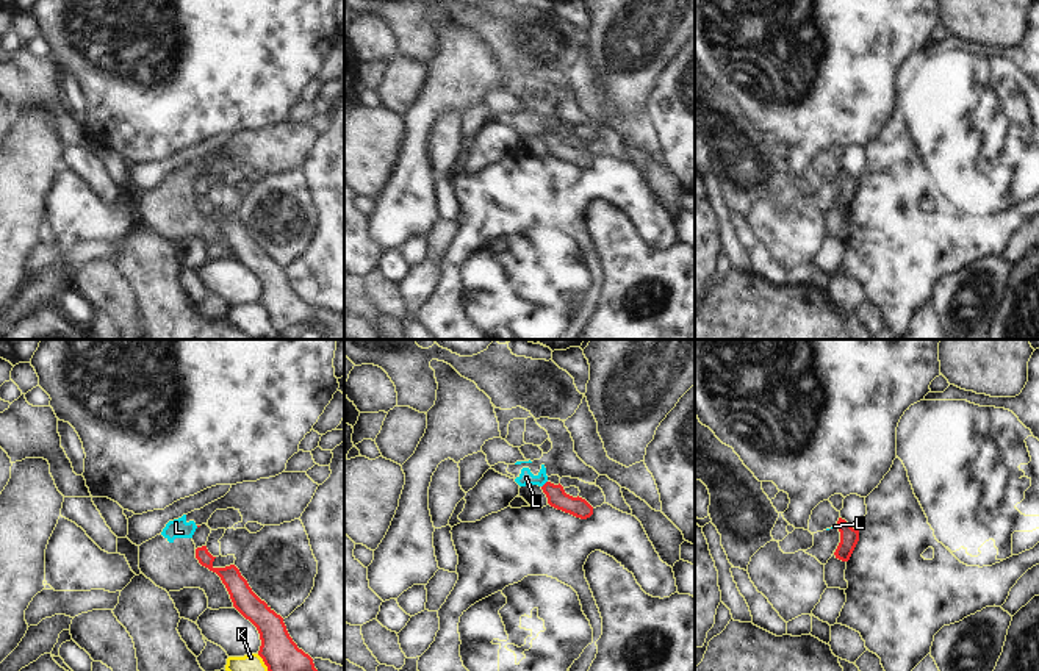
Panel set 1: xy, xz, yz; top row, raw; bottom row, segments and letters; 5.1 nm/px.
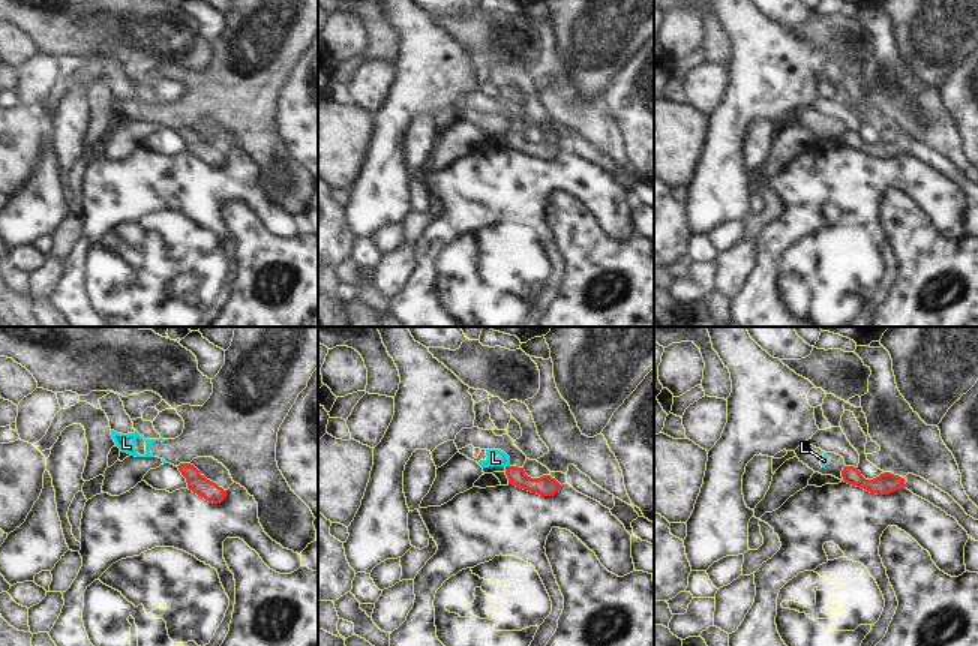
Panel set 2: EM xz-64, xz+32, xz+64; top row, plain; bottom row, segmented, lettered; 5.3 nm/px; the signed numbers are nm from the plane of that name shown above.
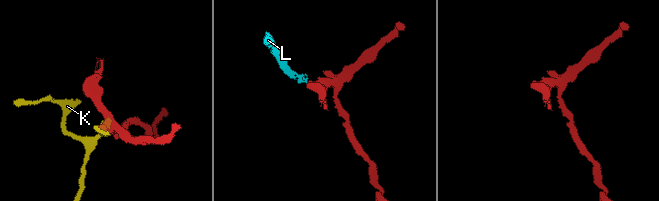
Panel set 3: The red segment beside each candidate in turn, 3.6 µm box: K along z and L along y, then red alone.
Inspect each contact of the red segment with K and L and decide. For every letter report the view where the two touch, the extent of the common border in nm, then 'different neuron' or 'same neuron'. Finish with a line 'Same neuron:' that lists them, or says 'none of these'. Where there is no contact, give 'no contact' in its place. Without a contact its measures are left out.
K: xy | 190 nm | different neuron
L: xz | 50 nm | different neuron
Same neuron: none of these

